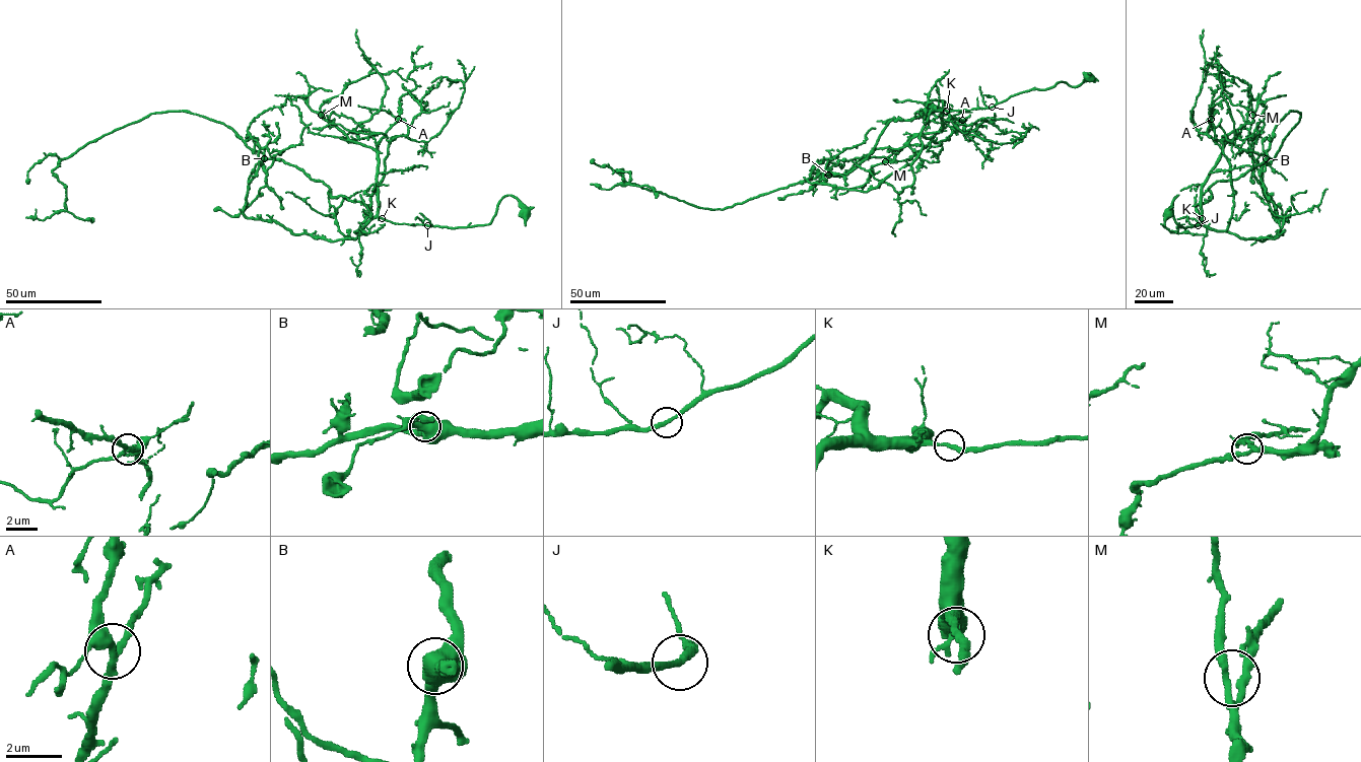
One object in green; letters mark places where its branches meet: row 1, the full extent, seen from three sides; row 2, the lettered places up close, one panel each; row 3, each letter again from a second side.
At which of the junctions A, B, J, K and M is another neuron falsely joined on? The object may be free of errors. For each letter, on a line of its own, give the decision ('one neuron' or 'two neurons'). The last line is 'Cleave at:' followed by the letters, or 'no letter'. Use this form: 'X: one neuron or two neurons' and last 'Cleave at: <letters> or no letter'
A: one neuron
B: one neuron
J: one neuron
K: one neuron
M: one neuron
Cleave at: no letter

